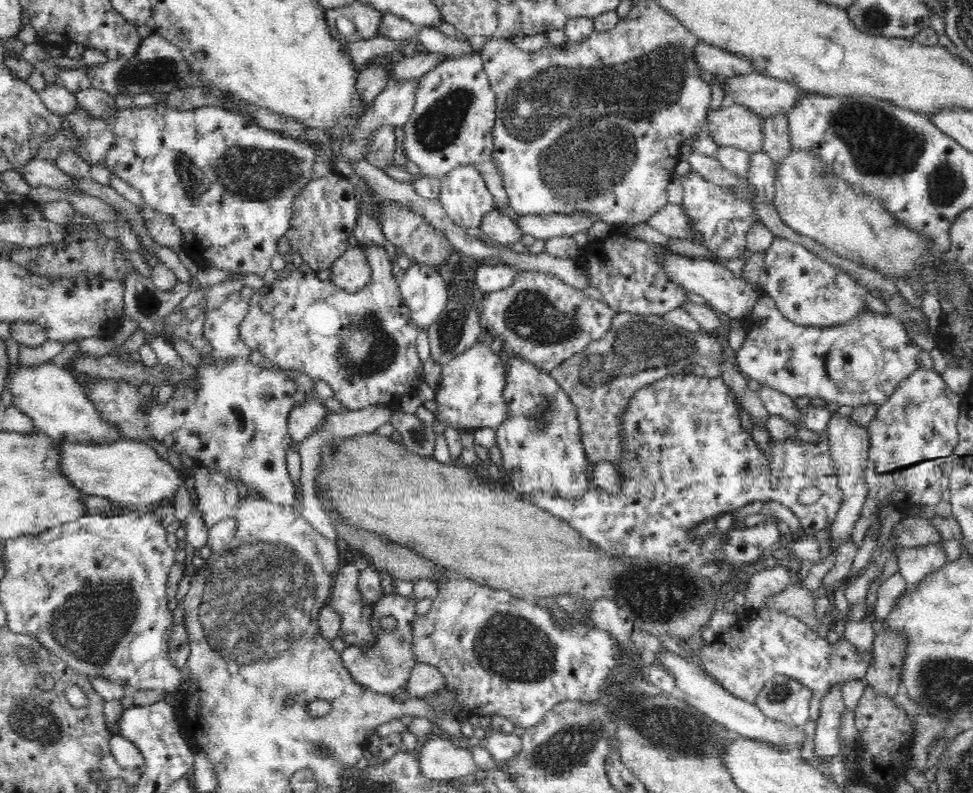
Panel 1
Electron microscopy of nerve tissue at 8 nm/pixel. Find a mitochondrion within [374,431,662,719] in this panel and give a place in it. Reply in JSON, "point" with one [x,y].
{"point":[509,646]}

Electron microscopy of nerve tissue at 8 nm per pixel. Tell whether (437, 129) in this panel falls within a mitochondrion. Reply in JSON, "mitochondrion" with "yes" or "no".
{"mitochondrion":"yes"}

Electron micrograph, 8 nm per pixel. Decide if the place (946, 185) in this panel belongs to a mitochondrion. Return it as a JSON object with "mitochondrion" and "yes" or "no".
{"mitochondrion":"yes"}

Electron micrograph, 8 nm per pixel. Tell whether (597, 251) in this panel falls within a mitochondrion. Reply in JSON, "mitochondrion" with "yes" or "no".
{"mitochondrion":"no"}

